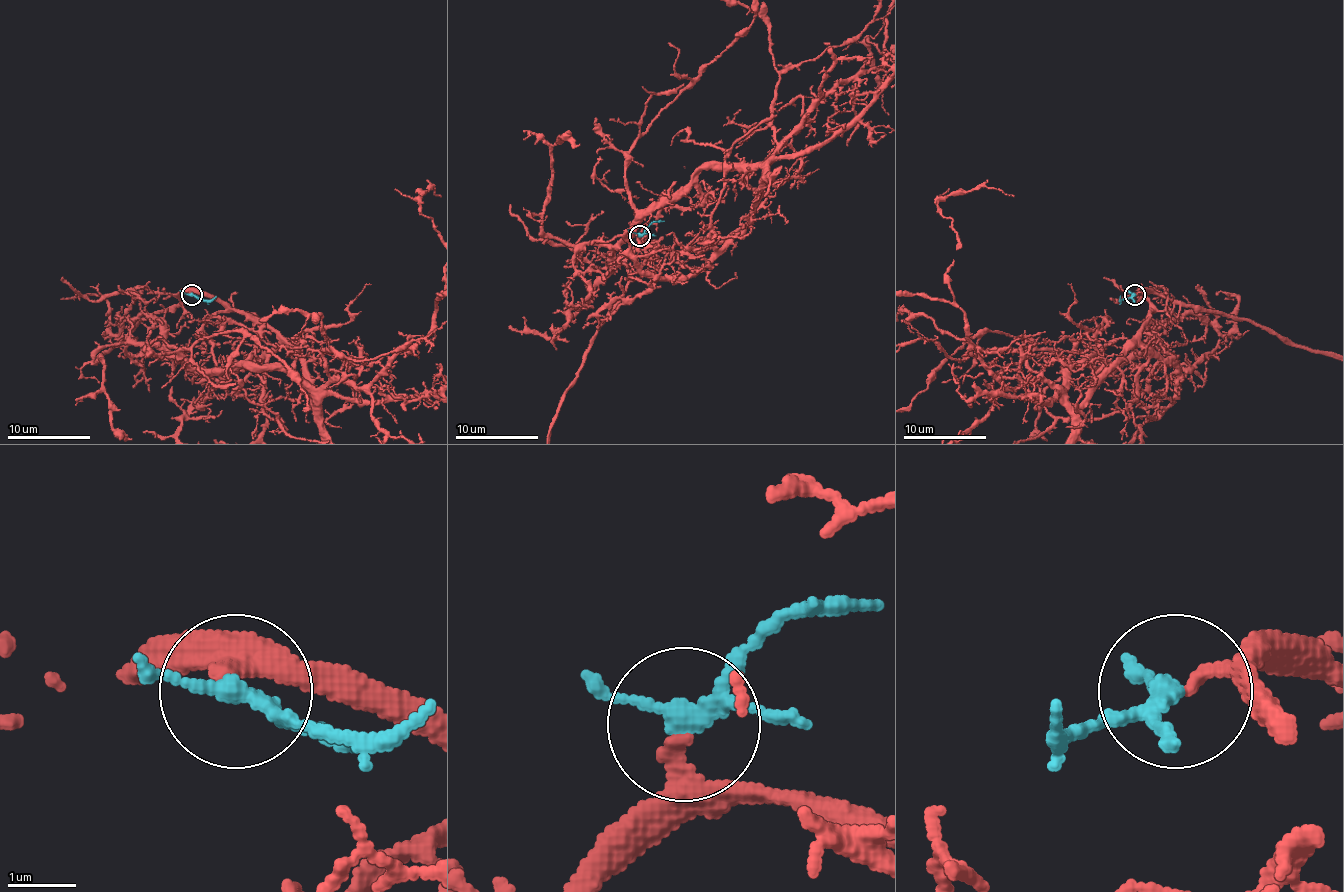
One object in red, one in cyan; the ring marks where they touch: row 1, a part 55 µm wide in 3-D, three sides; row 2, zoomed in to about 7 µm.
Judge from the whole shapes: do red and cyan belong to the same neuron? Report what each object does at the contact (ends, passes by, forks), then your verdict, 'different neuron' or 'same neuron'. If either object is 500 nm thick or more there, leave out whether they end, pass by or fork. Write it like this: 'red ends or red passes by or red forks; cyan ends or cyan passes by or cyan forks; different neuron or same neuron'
red ends; cyan forks; same neuron

